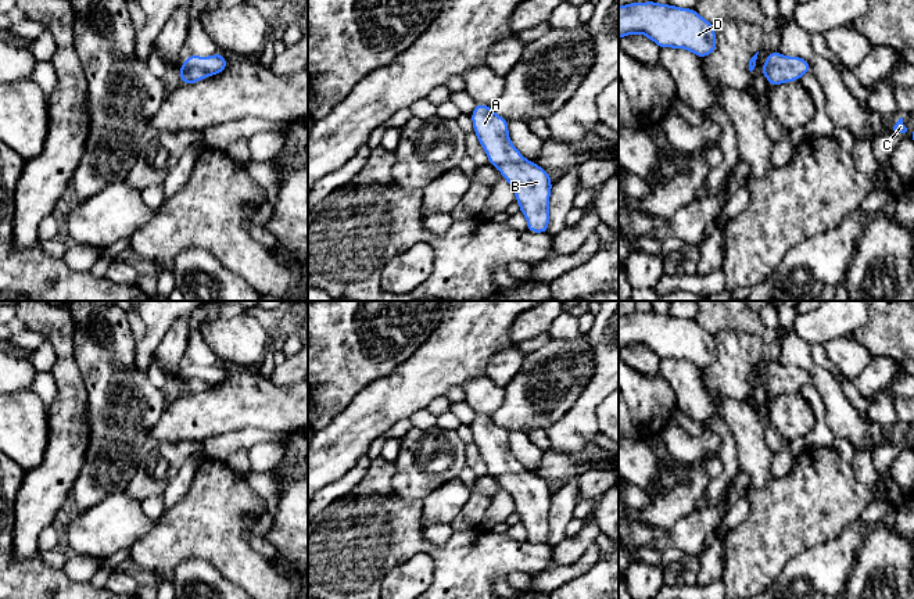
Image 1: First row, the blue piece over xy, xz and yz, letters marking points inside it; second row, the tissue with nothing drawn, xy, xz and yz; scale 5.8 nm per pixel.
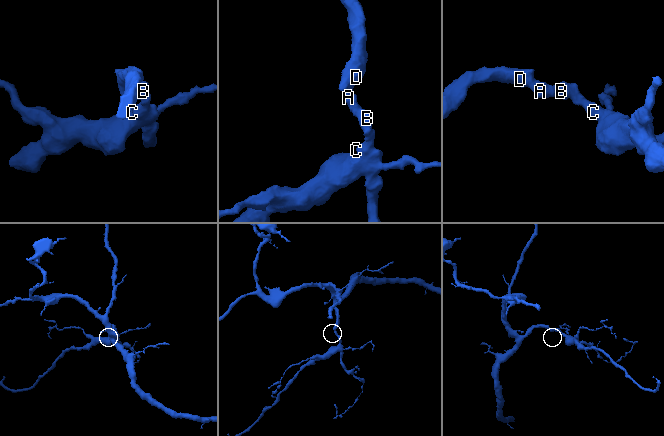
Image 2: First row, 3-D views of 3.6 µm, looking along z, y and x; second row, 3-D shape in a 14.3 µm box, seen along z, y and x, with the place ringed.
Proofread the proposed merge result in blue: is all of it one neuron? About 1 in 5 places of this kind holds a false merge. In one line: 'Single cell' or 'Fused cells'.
Single cell

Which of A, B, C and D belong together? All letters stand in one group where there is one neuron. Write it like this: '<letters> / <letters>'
A B C D

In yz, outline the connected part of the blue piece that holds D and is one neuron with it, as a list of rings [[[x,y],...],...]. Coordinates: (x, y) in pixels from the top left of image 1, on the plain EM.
[[[653,311],[648,313],[634,312],[627,316],[619,316],[619,351],[623,347],[632,344],[645,345],[660,359],[687,359],[699,369],[713,365],[717,358],[714,334],[702,329],[695,319],[659,315]]]

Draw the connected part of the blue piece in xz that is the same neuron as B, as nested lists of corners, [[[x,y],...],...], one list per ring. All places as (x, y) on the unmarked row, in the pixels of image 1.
[[[476,413],[470,428],[488,474],[495,476],[513,498],[520,523],[527,530],[527,541],[548,544],[552,502],[549,484],[521,466],[510,452],[509,431],[495,424],[490,416]]]

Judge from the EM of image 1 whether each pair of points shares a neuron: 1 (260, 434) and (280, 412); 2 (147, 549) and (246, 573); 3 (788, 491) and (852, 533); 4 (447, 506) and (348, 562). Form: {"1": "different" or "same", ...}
{"1": "different", "2": "same", "3": "different", "4": "different"}

